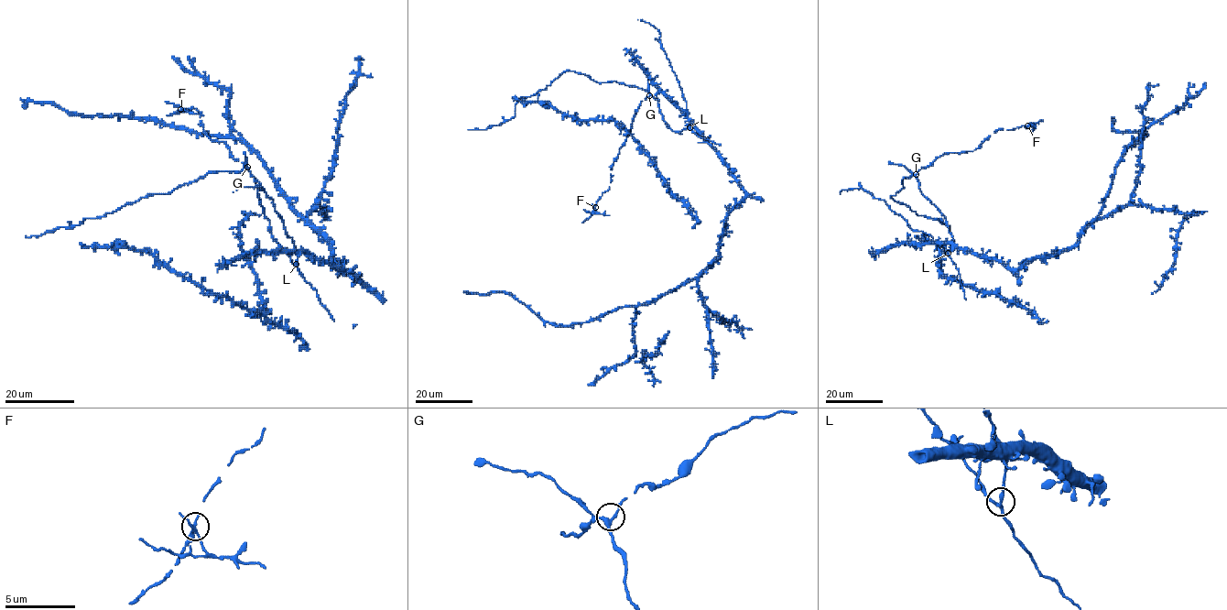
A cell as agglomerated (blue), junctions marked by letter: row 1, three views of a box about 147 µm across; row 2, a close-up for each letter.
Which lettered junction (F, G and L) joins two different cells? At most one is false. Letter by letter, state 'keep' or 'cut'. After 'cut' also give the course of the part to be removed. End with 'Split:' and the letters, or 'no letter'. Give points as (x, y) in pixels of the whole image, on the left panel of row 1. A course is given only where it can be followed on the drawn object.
F: cut; course (181, 109), (183, 112), (167, 115)
G: keep
L: keep
Split: F

